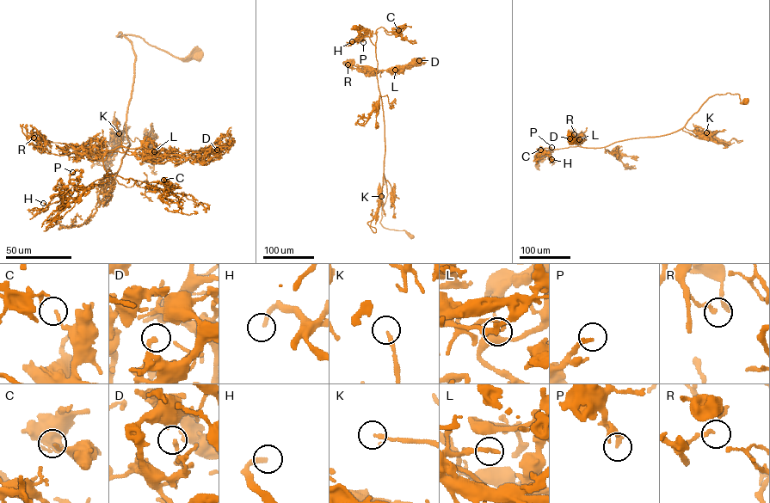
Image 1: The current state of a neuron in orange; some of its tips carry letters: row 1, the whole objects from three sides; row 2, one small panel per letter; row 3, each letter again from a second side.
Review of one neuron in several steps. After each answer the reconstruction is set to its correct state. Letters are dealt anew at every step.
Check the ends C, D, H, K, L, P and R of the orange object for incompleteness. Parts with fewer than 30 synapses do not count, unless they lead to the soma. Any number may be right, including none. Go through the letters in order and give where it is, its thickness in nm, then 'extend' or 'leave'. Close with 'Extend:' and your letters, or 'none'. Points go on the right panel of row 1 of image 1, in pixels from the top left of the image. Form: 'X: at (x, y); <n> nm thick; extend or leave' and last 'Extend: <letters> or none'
C: at (540, 150); 90 nm thick; leave
D: at (569, 138); 220 nm thick; leave
H: at (551, 159); 240 nm thick; extend
K: at (706, 132); 160 nm thick; extend
L: at (579, 139); 220 nm thick; leave
P: at (551, 147); 200 nm thick; leave
R: at (574, 134); 140 nm thick; leave
Extend: H, K

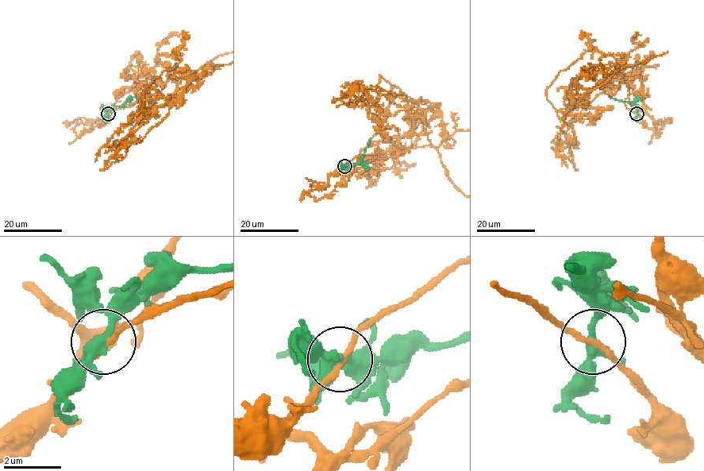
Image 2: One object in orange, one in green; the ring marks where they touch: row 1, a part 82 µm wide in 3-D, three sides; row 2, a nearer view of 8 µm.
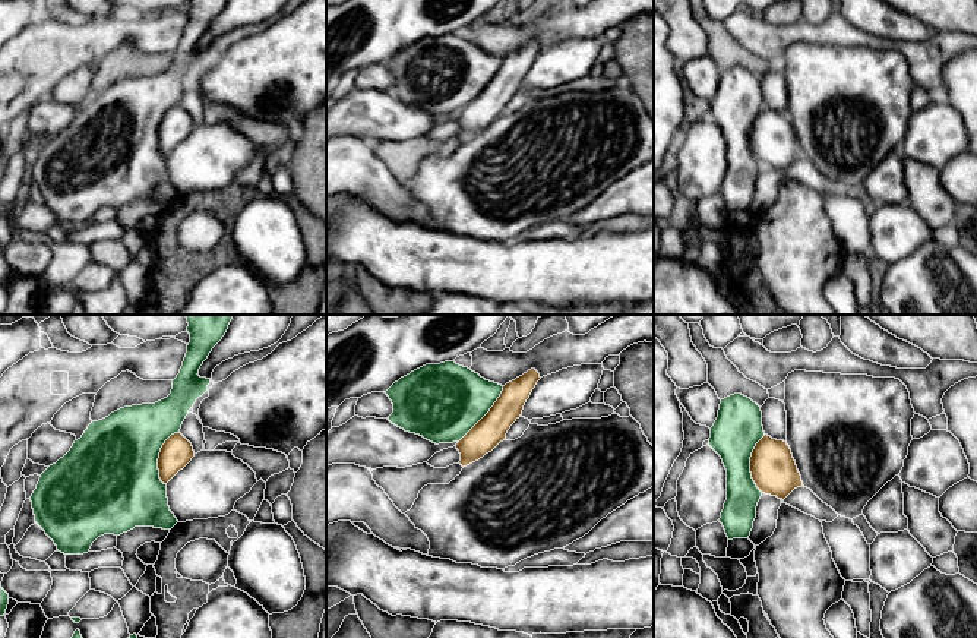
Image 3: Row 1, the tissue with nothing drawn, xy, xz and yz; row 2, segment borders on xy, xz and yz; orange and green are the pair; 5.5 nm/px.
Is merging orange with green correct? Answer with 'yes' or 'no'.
yes

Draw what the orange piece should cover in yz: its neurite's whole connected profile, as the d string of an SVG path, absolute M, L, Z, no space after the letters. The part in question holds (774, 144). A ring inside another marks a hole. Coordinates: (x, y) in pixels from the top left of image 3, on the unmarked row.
M742 66L721 72L709 119L721 129L727 142L727 173L720 195L728 212L749 211L763 165L784 173L794 161L803 160L790 119L763 104L761 79Z

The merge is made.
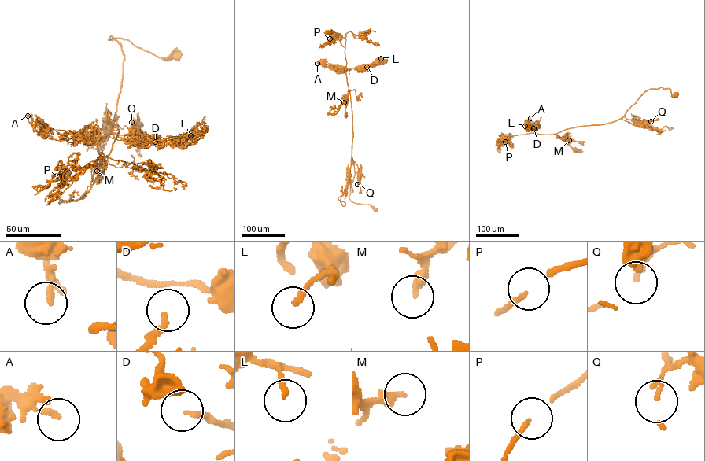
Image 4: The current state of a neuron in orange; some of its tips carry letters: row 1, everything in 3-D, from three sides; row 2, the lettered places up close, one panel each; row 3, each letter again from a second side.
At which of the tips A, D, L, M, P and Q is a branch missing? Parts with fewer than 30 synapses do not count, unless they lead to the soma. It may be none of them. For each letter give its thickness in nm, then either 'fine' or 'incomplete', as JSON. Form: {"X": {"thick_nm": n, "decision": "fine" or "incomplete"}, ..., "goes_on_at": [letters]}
{"A": {"thick_nm": 180, "decision": "fine"}, "D": {"thick_nm": 200, "decision": "fine"}, "L": {"thick_nm": 200, "decision": "fine"}, "M": {"thick_nm": 320, "decision": "fine"}, "P": {"thick_nm": 110, "decision": "fine"}, "Q": {"thick_nm": 200, "decision": "fine"}, "goes_on_at": []}

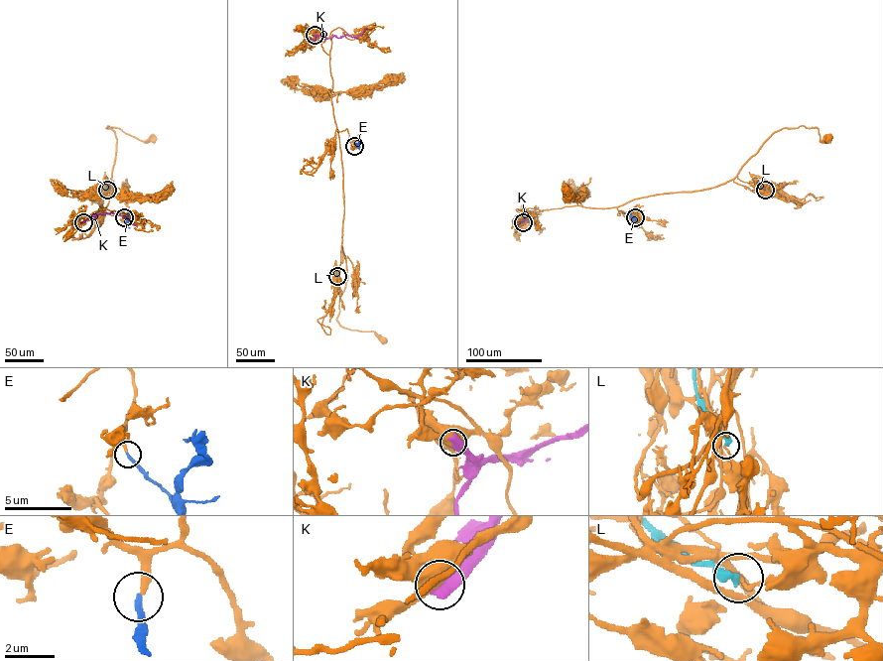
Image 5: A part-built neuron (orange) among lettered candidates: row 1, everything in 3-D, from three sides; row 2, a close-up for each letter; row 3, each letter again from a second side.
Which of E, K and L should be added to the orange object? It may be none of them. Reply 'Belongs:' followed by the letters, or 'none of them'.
Belongs: E

